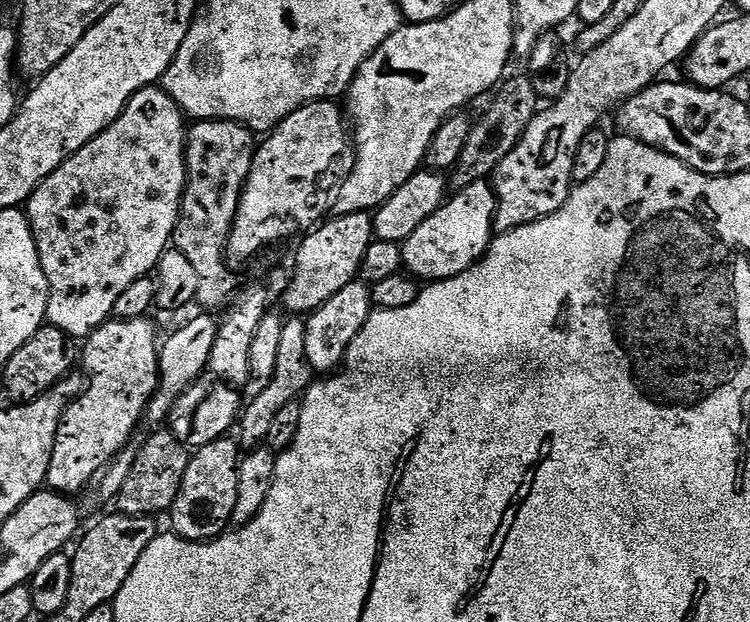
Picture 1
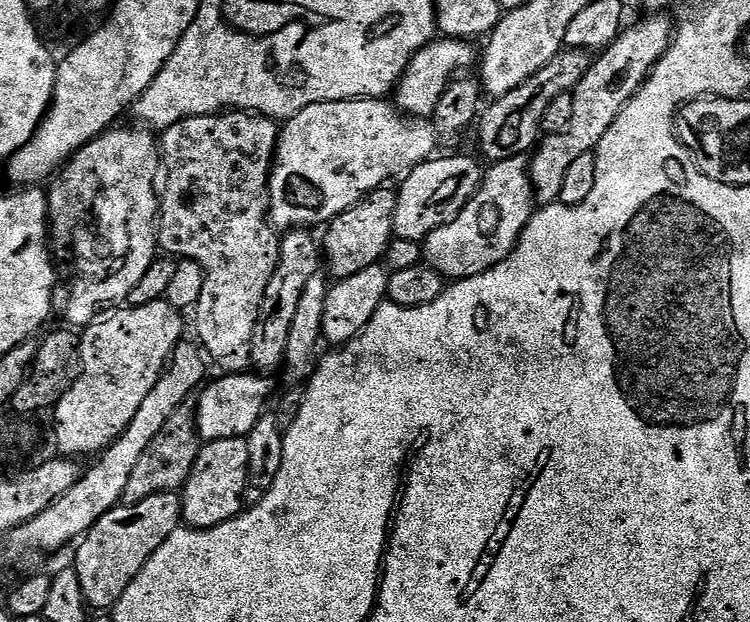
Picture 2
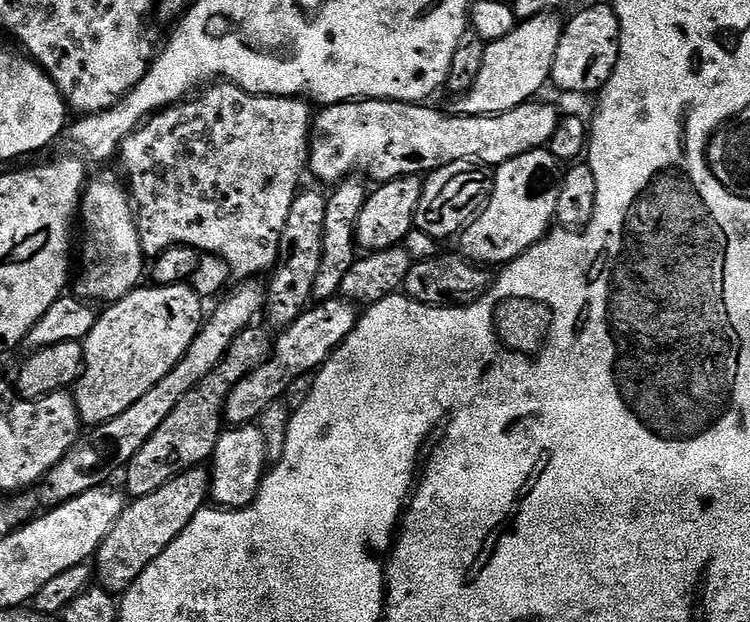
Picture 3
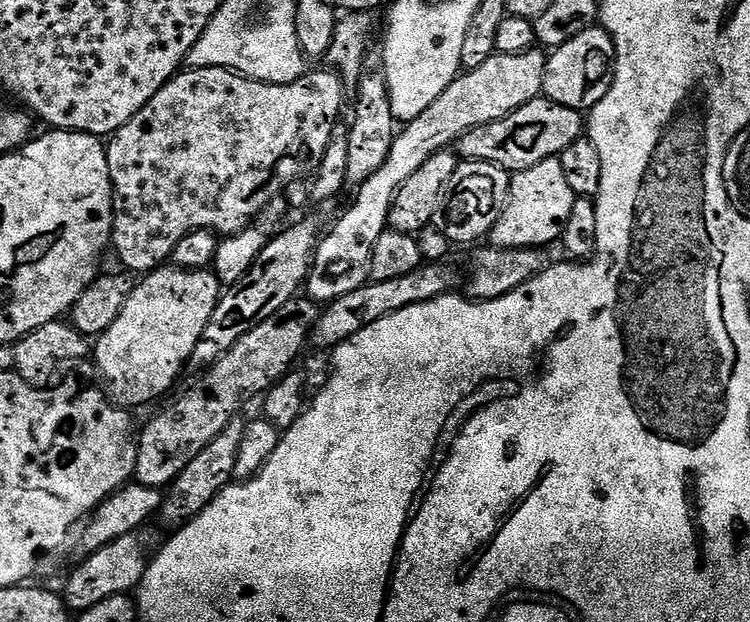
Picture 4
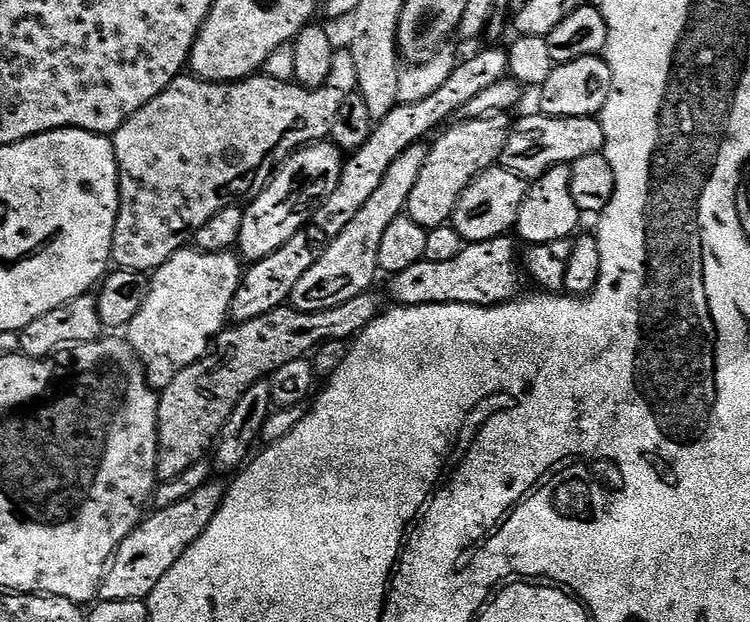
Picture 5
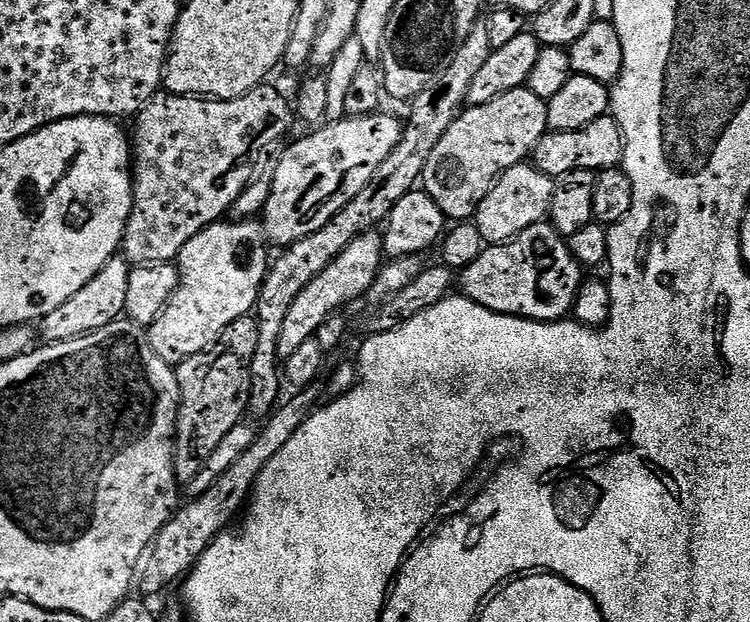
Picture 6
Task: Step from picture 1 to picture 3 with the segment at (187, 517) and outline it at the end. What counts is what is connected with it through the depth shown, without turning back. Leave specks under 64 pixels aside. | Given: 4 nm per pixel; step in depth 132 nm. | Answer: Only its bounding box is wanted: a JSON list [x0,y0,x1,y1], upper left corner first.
[208,423,264,510]

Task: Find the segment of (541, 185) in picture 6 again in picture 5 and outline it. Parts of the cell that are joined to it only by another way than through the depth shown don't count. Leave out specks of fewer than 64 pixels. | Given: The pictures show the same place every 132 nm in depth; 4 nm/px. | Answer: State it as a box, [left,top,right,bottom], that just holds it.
[450,167,525,244]

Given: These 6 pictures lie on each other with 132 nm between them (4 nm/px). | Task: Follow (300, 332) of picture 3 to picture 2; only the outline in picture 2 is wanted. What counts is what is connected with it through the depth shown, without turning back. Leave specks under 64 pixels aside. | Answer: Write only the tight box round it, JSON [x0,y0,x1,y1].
[194,372,272,441]

